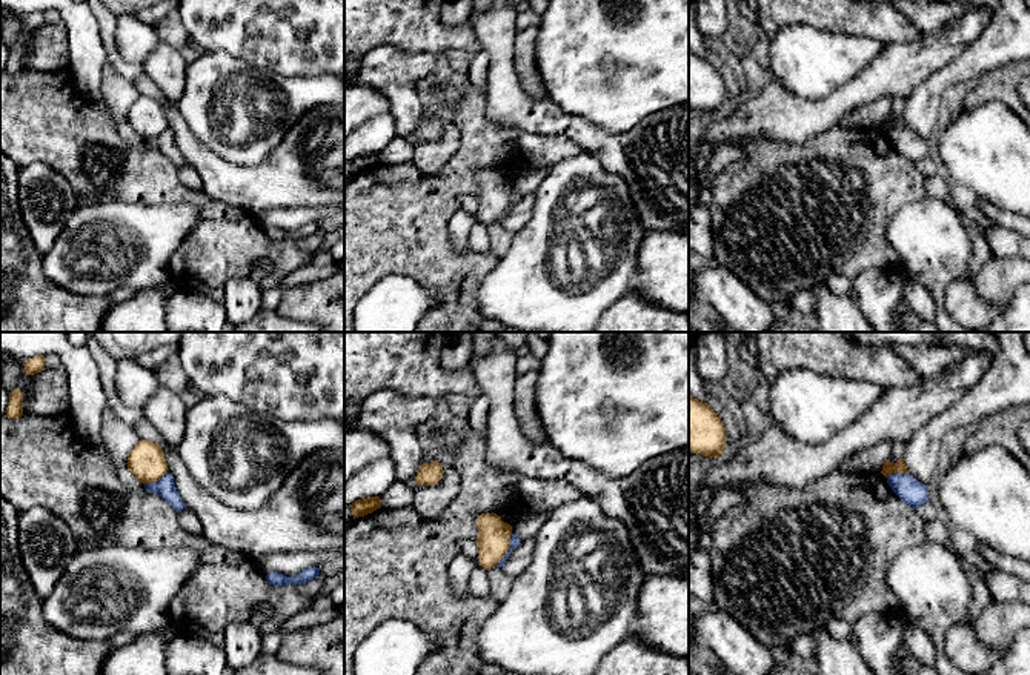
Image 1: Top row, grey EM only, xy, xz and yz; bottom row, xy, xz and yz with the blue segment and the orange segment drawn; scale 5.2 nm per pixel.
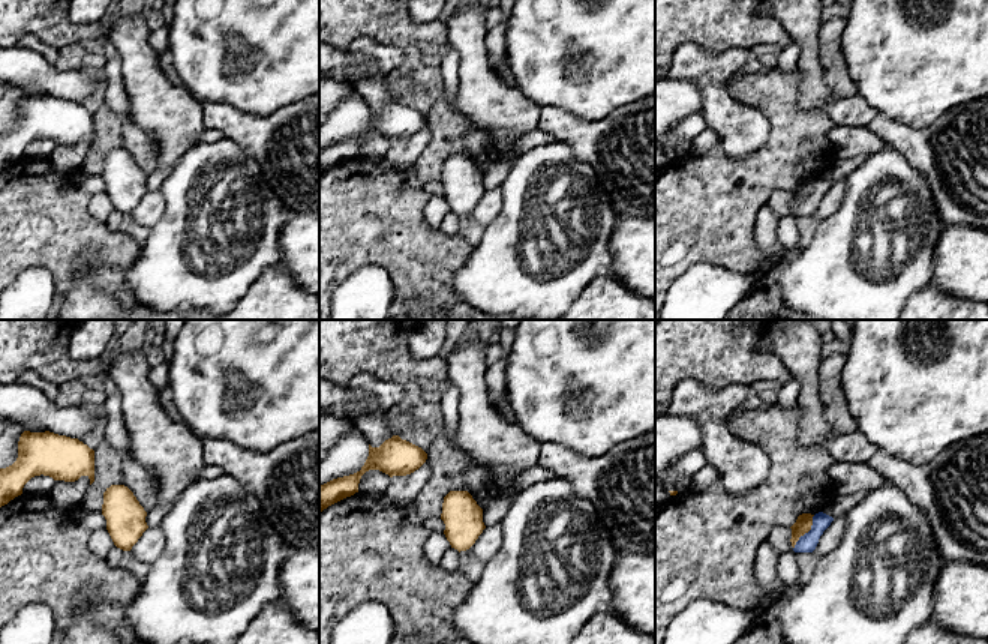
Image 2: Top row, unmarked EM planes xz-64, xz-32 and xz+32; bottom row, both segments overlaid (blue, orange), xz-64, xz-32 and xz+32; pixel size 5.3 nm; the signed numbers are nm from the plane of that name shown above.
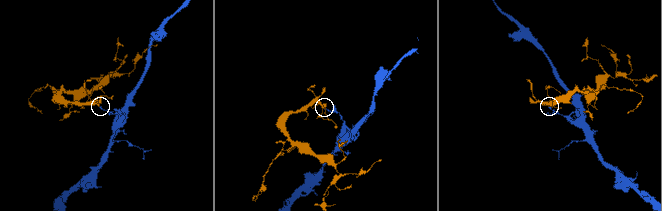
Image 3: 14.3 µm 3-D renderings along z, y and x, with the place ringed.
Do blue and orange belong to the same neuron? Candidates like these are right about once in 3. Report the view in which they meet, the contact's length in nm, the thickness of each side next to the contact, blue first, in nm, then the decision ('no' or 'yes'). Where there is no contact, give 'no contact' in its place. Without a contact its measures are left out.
contact in xz; length 190 nm; calibres 60 and 180 nm; no

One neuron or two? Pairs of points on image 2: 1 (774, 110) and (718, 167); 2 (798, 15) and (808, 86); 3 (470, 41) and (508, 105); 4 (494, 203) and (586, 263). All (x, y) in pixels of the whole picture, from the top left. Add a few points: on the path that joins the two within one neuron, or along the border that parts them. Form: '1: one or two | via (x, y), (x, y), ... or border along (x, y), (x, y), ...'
1: one | via (777, 132), (777, 143), (753, 167), (741, 167)
2: one | via (804, 33), (808, 41), (808, 68)
3: one | via (474, 57), (474, 71), (492, 89)
4: two | border along (499, 188), (501, 210), (485, 227)

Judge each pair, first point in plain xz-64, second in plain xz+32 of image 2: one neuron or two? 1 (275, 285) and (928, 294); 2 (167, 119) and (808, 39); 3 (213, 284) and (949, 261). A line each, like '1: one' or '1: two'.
1: one
2: one
3: two

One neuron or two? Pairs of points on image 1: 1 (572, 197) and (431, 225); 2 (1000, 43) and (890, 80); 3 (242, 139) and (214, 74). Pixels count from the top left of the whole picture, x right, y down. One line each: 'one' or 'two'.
1: two
2: two
3: one

